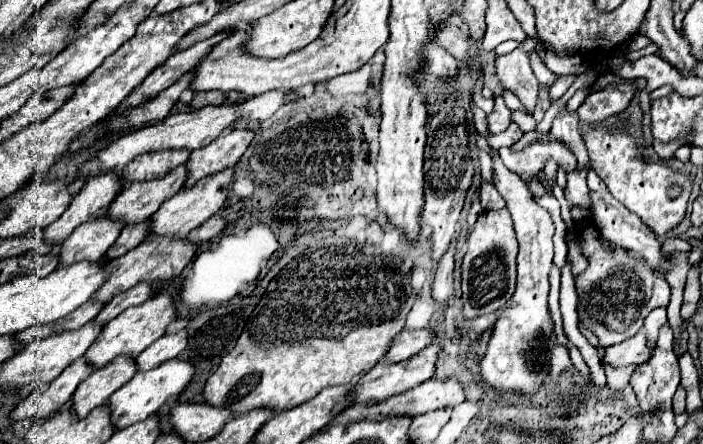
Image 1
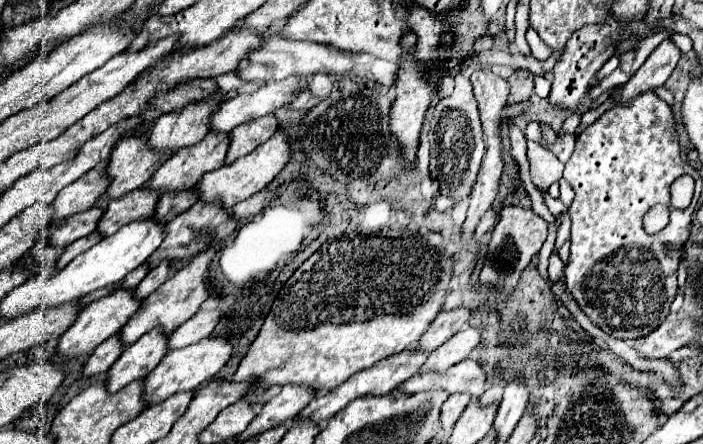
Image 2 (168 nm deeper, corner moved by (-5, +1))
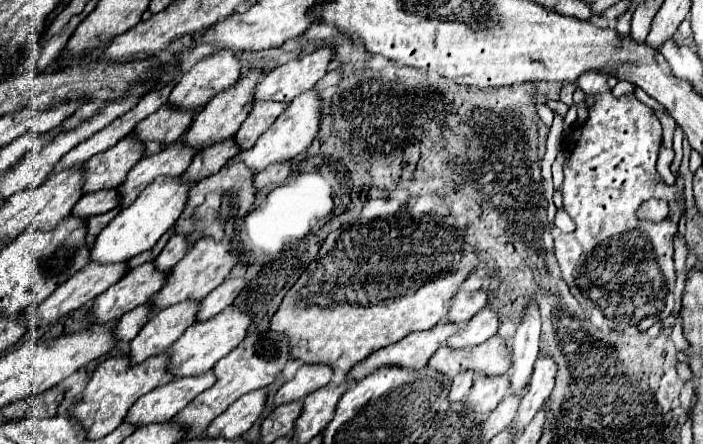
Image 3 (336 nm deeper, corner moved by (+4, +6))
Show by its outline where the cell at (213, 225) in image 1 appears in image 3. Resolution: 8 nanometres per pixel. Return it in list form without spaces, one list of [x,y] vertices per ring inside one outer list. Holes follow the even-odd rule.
[[[285,160],[285,162],[275,162],[271,166],[267,166],[265,170],[261,170],[255,176],[255,186],[261,190],[267,184],[283,184],[287,180],[287,176],[291,174],[291,166],[293,160]]]

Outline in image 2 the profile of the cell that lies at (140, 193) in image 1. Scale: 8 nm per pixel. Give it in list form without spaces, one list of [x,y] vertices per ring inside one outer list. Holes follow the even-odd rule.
[[[208,133],[198,145],[174,153],[144,185],[164,195],[166,191],[184,191],[198,183],[200,175],[224,165],[228,151],[228,135]]]

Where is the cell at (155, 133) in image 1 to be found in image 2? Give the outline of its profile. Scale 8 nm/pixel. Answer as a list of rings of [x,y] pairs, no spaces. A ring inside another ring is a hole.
[[[284,79],[280,83],[264,83],[258,91],[236,95],[222,101],[210,115],[212,133],[230,133],[234,127],[272,113],[274,109],[290,103],[296,95],[300,79]]]

